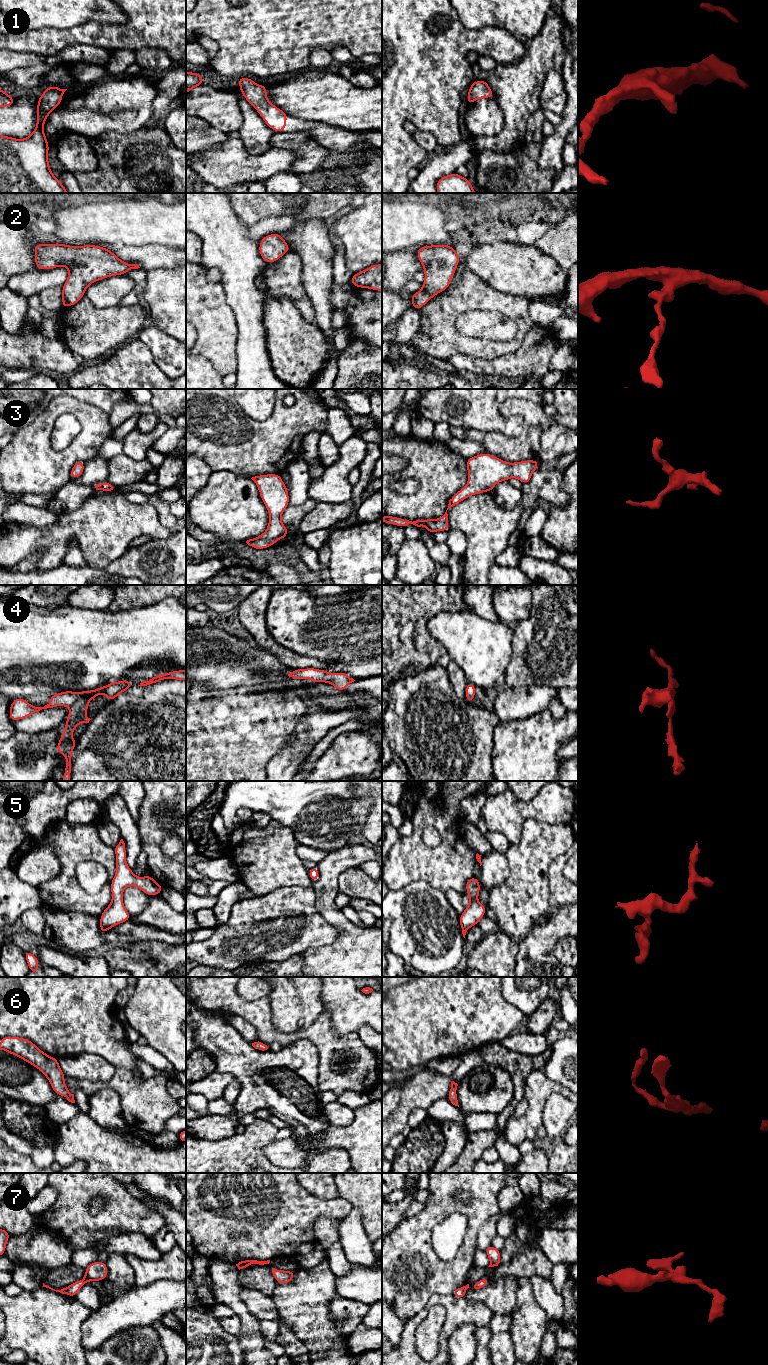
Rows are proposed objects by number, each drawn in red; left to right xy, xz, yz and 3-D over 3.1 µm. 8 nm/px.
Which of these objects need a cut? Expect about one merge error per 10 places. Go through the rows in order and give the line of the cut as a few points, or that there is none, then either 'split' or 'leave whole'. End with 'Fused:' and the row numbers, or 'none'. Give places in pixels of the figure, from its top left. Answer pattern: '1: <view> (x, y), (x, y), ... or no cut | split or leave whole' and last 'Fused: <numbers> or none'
1: no cut | leave whole
2: no cut | leave whole
3: no cut | leave whole
4: no cut | leave whole
5: no cut | leave whole
6: no cut | leave whole
7: no cut | leave whole
Fused: none

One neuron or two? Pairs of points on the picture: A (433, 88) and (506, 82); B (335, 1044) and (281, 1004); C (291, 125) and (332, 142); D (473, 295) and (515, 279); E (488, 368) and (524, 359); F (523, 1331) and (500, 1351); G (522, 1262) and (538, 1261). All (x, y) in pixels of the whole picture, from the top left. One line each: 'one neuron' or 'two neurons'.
A: two neurons
B: two neurons
C: one neuron
D: two neurons
E: one neuron
F: two neurons
G: one neuron

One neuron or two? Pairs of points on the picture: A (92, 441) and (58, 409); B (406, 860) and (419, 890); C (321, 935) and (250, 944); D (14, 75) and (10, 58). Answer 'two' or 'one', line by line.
A: one
B: two
C: one
D: two

